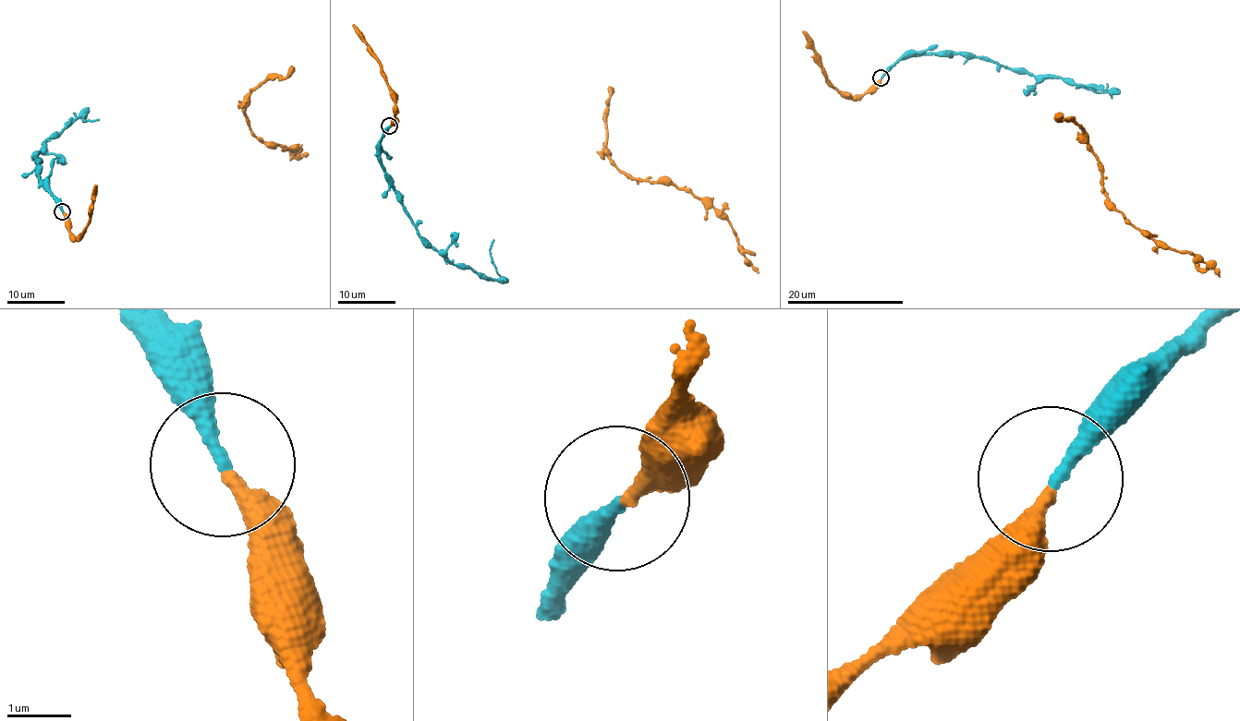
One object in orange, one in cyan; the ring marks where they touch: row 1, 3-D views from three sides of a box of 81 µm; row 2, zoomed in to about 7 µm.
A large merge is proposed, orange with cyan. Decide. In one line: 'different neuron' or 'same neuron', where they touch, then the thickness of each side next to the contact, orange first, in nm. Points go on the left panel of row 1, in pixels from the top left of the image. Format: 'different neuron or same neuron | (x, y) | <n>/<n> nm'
same neuron | (62, 211) | 300/220 nm

